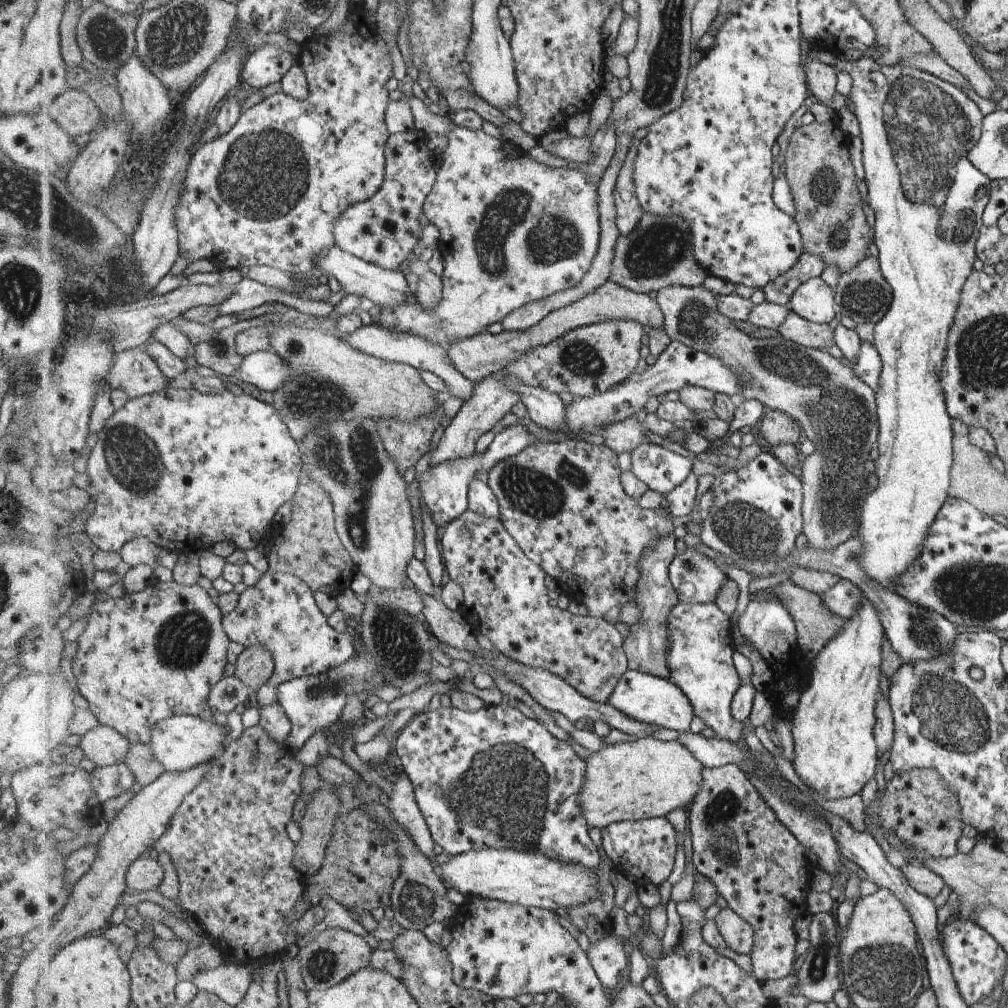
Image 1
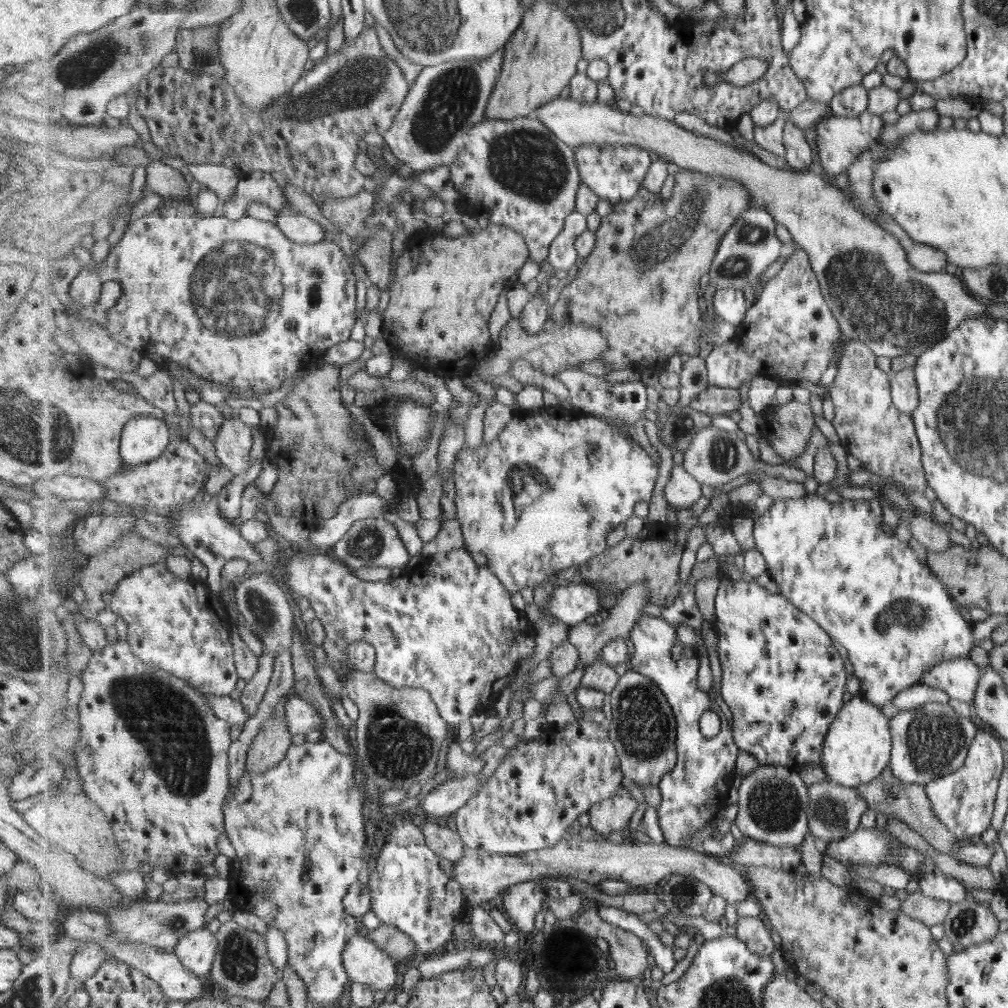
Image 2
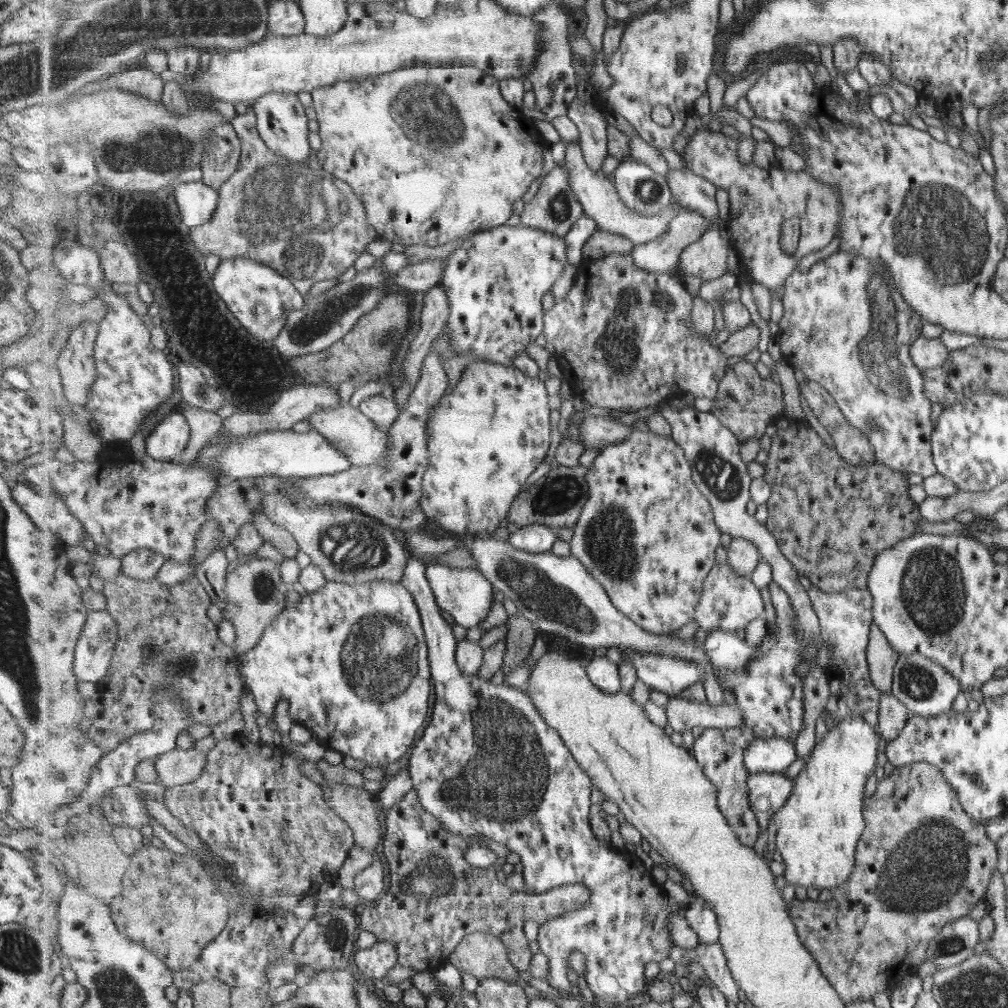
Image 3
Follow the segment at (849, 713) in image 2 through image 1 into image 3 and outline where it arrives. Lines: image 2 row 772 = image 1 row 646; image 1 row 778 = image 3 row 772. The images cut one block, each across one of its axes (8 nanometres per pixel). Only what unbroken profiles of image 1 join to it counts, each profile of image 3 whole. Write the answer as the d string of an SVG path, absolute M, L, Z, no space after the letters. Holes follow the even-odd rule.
M852 714L847 718L843 719L843 722L836 723L835 726L830 729L828 736L823 739L823 743L817 743L814 751L811 754L810 759L808 760L807 766L803 769L803 772L795 779L796 787L793 791L792 797L785 803L785 806L781 808L777 814L774 814L768 824L768 832L771 833L771 836L775 838L776 849L782 856L782 860L784 861L784 873L787 883L797 886L804 886L807 888L811 888L814 886L818 890L823 890L823 888L827 888L827 890L835 891L843 889L844 884L850 879L850 876L853 874L853 871L856 867L856 854L857 847L860 843L861 837L864 834L864 830L866 829L866 820L864 817L864 801L865 798L865 784L867 784L867 778L869 778L869 774L873 772L873 768L875 768L875 764L877 764L877 750L880 748L879 746L880 737L875 732L875 728L873 726L869 726L867 722L863 719L863 717Z

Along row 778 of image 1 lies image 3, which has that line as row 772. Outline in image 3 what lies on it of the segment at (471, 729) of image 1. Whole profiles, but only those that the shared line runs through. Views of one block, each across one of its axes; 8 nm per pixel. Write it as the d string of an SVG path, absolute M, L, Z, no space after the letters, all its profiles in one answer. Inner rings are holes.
M412 555L400 583L416 597L417 606L421 608L435 690L429 728L414 745L408 763L421 804L451 832L468 836L471 840L475 835L485 835L517 853L523 864L525 887L522 891L539 895L565 885L584 887L589 898L581 908L563 913L539 927L539 951L551 961L548 984L563 997L569 996L574 988L569 980L567 958L577 950L585 958L582 976L600 1004L613 1007L634 1003L637 994L647 984L645 966L649 962L665 960L669 950L677 946L671 938L668 922L673 913L685 913L685 910L678 910L675 901L653 881L650 864L643 855L617 850L595 836L590 823L592 778L581 768L557 729L549 726L541 716L532 697L516 687L505 683L494 686L480 674L470 675L460 669L456 661L458 642L453 636L453 622L437 603L428 581L427 562Z

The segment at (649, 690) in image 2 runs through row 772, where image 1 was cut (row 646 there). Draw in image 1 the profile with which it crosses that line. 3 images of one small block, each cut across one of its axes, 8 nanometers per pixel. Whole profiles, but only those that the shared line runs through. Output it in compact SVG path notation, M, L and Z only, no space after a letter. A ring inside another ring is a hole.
M675 535L666 536L651 552L645 555L642 564L644 578L638 584L637 606L641 610L641 620L638 624L629 626L630 635L624 640L624 649L628 656L628 668L669 679L672 675L667 664L668 646L668 618L673 607L679 603L680 596L670 577L670 566L678 553L680 543Z

